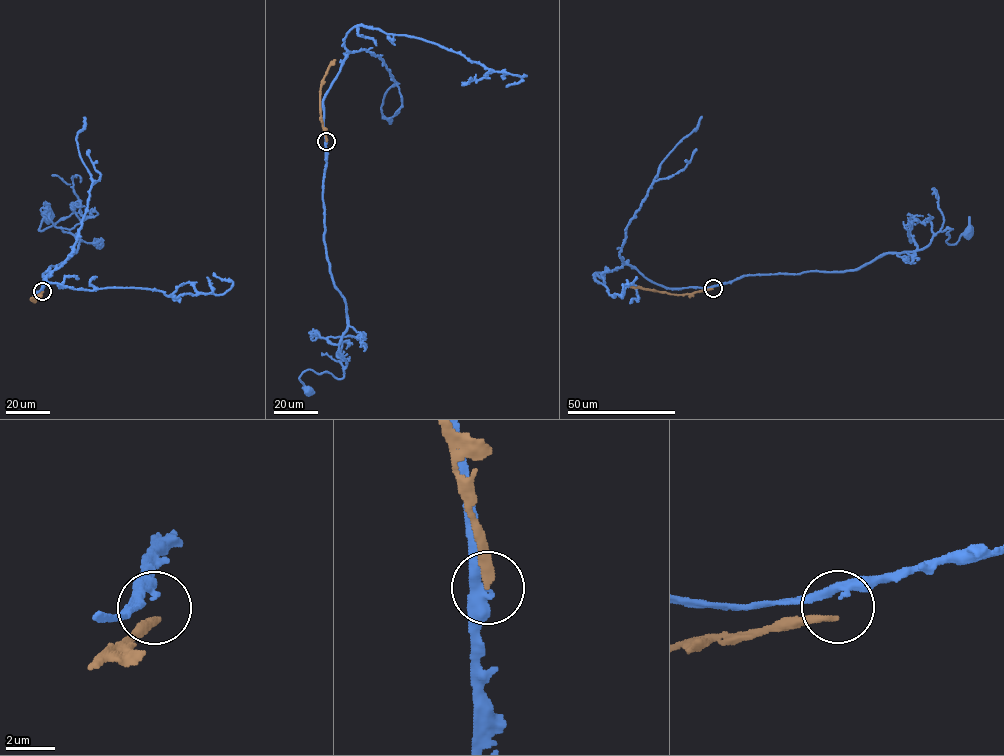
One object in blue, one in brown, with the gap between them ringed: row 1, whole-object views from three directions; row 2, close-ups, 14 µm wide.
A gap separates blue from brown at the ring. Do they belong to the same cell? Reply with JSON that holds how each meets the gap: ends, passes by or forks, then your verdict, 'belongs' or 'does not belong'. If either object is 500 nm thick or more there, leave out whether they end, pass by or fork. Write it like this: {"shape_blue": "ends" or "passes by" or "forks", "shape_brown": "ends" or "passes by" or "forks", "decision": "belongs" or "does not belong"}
{"shape_blue": "ends", "shape_brown": "ends", "decision": "does not belong"}

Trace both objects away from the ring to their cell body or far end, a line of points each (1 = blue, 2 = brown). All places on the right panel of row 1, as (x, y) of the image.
1: (712, 287), (746, 275), (850, 271), (886, 253), (923, 249), (947, 228), (953, 229), (948, 244), (968, 231)
2: (712, 288), (670, 294), (630, 287)

